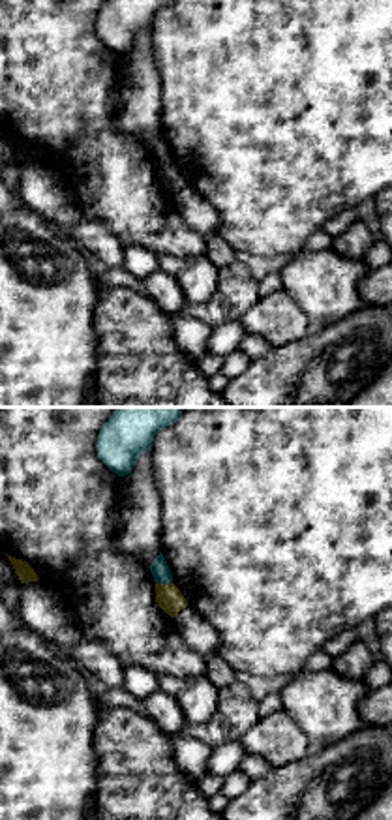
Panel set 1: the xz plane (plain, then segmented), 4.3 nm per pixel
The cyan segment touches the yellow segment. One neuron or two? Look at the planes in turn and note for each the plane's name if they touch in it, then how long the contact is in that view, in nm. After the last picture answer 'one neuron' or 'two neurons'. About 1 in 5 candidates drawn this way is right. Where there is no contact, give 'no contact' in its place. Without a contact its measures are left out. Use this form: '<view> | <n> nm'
xz | 70 nm

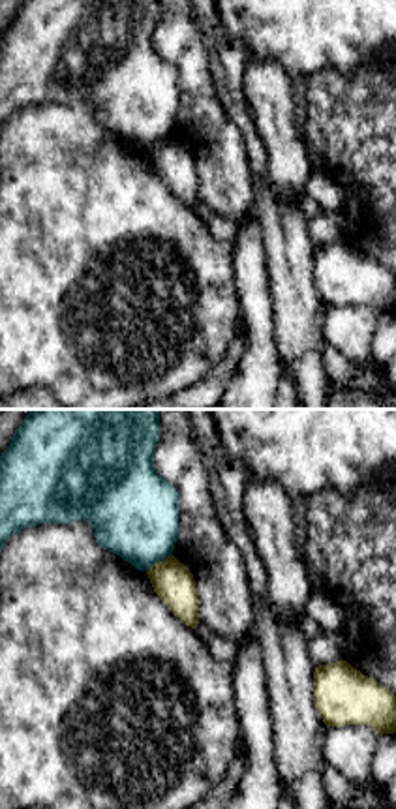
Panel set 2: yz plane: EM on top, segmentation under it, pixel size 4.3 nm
yz | 130 nm

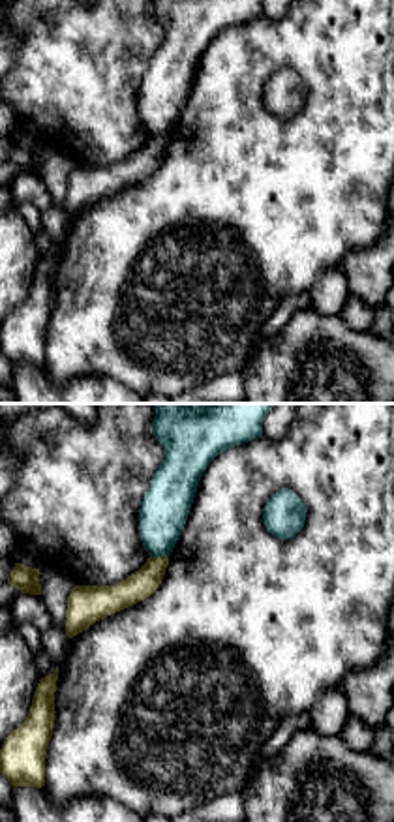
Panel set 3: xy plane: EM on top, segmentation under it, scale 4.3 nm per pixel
xy | 80 nm

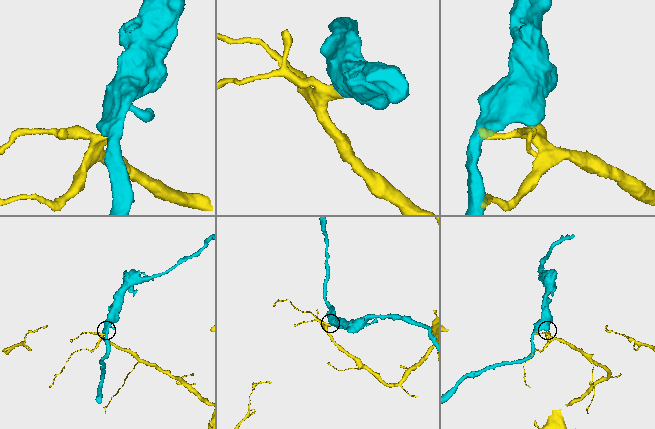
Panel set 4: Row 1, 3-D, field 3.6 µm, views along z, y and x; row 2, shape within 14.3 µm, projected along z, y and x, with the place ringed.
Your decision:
two neurons

